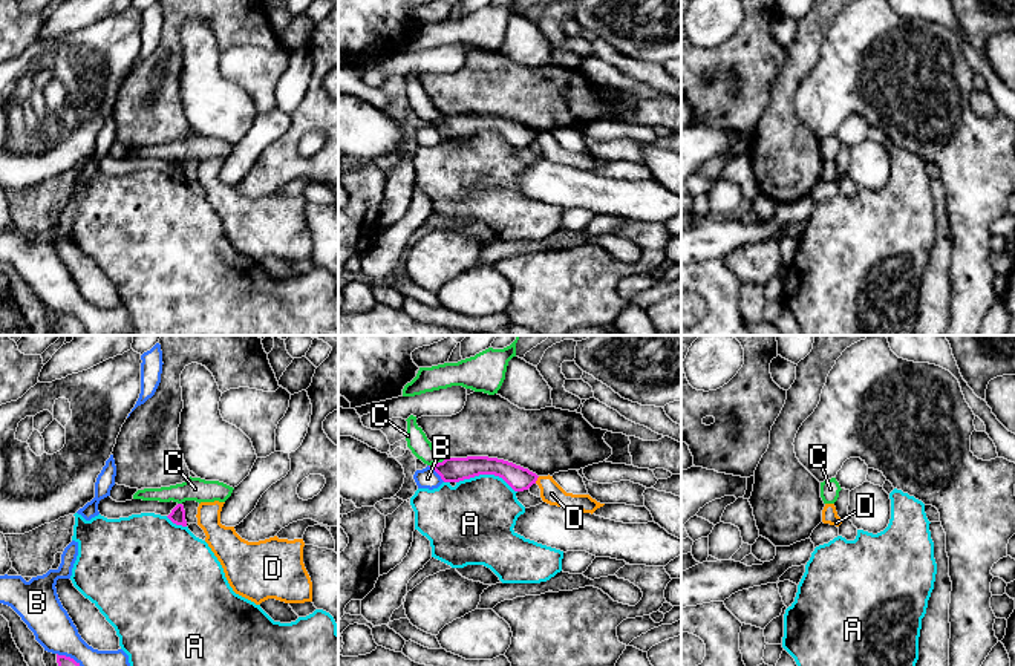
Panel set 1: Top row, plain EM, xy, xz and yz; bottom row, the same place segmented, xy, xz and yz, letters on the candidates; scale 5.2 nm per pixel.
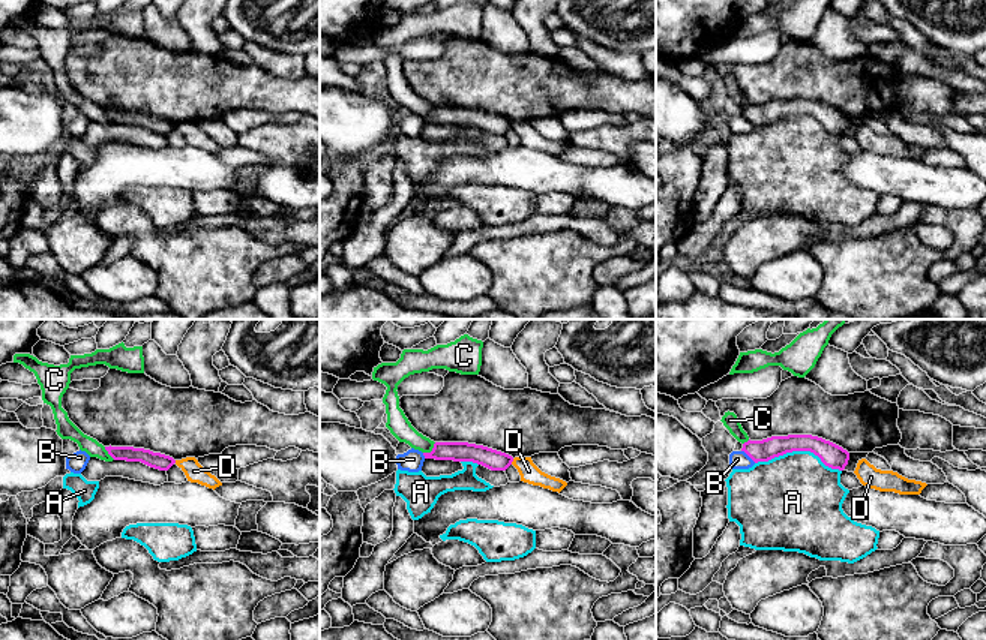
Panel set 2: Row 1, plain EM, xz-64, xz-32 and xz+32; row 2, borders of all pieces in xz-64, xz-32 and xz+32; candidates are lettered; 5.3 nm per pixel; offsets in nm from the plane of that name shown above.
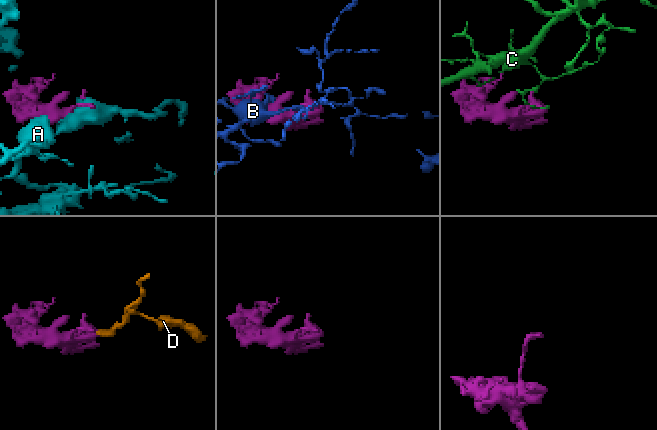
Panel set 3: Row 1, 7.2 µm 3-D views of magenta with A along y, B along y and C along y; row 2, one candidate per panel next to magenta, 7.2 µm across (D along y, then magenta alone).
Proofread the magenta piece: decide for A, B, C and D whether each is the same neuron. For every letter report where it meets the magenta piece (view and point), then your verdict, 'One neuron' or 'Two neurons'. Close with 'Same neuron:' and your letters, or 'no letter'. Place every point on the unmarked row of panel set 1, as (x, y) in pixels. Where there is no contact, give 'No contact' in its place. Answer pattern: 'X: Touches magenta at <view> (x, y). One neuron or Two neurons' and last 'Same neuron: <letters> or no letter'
A: Touches magenta at xz (487, 130). Two neurons
B: Touches magenta at xz (437, 129). Two neurons
C: Touches magenta at xz (438, 120). Two neurons
D: Touches magenta at xz (536, 137). Two neurons
Same neuron: no letter

